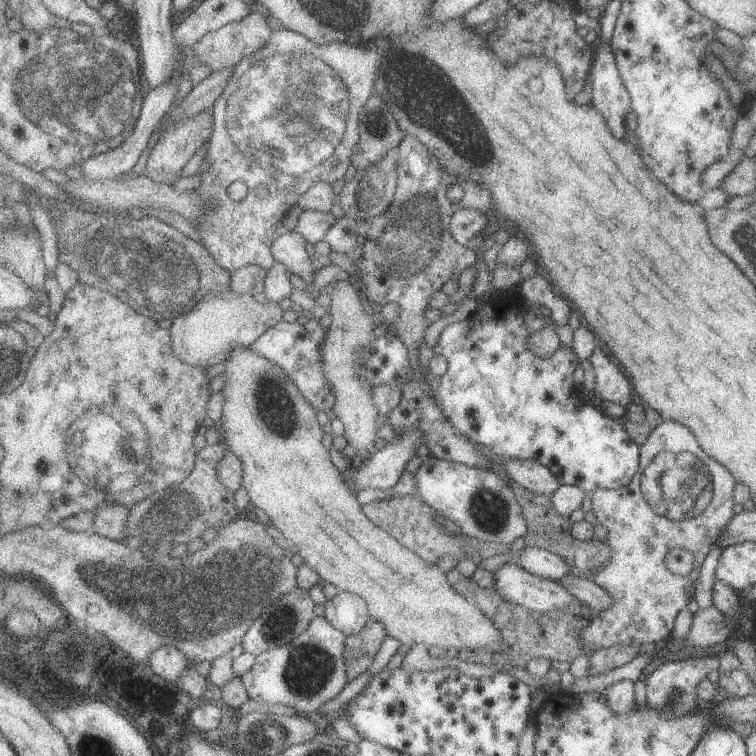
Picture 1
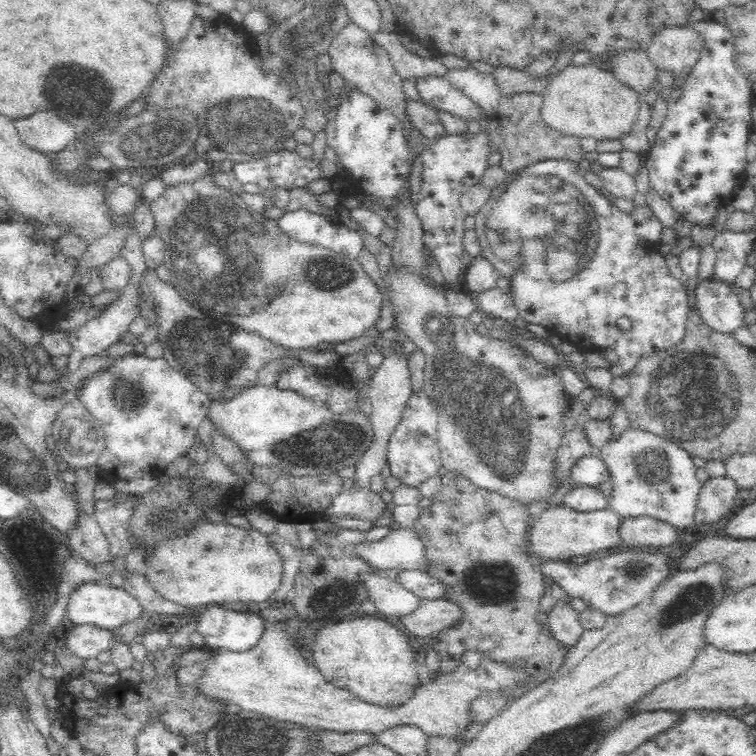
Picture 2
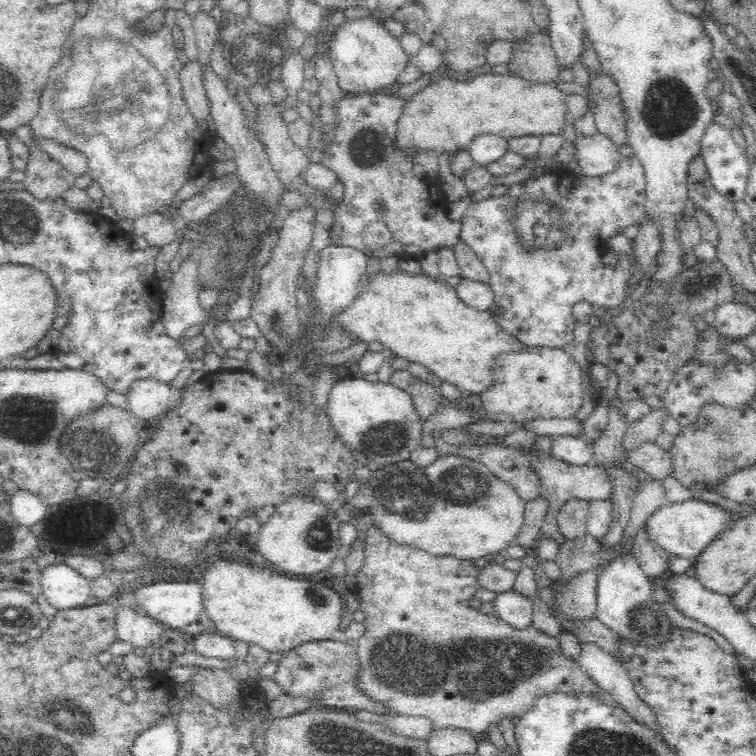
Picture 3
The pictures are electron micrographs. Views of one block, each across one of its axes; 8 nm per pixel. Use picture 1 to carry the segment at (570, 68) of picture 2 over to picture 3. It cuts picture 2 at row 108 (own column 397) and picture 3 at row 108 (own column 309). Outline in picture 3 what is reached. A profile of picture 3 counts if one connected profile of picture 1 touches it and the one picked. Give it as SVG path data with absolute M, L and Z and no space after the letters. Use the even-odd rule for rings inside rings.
M486 73L483 76L474 76L466 82L442 78L438 82L430 82L424 90L415 93L408 100L404 99L402 114L398 116L394 128L394 153L398 153L398 157L410 157L412 160L418 152L453 156L454 153L467 149L474 138L483 134L498 135L506 140L524 134L561 134L565 127L566 97L556 84L534 84L510 73Z

